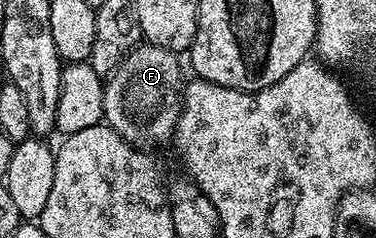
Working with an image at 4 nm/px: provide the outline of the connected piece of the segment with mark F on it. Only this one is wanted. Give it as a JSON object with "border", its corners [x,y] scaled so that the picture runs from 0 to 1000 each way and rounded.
{"border":[[[372,181],[274,361],[274,508],[362,618],[402,618],[431,592],[452,597],[465,571],[476,475],[487,458],[492,319],[476,277],[479,227],[439,197]]]}

